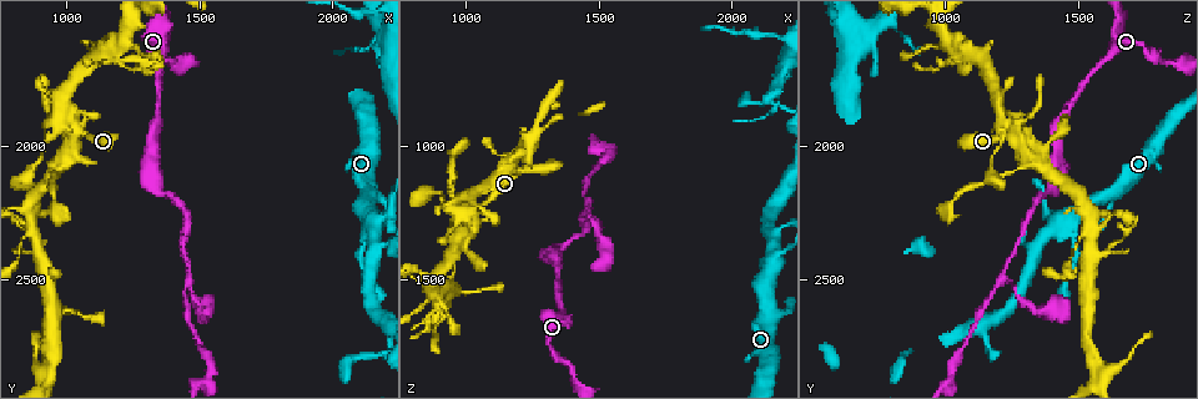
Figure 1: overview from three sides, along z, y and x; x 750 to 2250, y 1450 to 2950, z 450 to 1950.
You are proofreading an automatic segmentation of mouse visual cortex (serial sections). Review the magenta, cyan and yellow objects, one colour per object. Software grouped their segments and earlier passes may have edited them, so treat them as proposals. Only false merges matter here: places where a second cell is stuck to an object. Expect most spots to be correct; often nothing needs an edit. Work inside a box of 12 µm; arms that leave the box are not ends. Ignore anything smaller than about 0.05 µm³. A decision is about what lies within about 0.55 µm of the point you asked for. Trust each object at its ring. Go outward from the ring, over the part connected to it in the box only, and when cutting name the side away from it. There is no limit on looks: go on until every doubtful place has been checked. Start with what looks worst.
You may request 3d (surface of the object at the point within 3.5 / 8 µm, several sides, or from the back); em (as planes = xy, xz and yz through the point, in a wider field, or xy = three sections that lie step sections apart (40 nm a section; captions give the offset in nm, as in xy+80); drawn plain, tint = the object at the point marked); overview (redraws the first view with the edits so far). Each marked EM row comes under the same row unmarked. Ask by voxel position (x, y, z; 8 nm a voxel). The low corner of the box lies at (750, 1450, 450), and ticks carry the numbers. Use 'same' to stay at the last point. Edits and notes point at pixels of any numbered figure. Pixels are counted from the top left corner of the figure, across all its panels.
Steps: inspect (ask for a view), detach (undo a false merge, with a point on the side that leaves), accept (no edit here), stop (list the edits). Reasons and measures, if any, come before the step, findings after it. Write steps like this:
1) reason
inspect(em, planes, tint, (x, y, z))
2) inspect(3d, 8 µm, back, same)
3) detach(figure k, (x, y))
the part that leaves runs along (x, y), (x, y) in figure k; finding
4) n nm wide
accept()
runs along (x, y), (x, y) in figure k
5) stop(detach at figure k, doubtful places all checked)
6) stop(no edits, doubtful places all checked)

narrows sharply
inspect(3d, 3.5 µm, (1010, 1920, 1240))

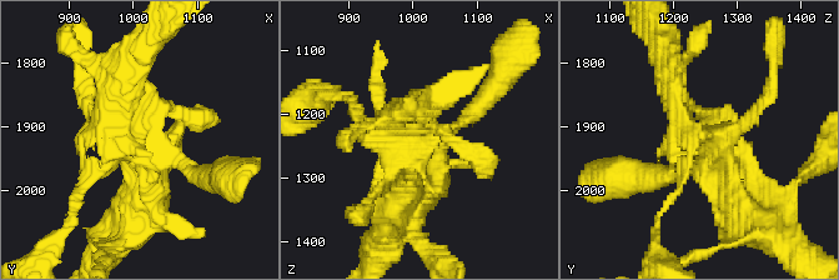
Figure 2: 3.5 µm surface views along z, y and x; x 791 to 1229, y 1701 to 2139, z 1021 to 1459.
inspect(em, xy, step 5, tint, (1010, 1925, 1235))

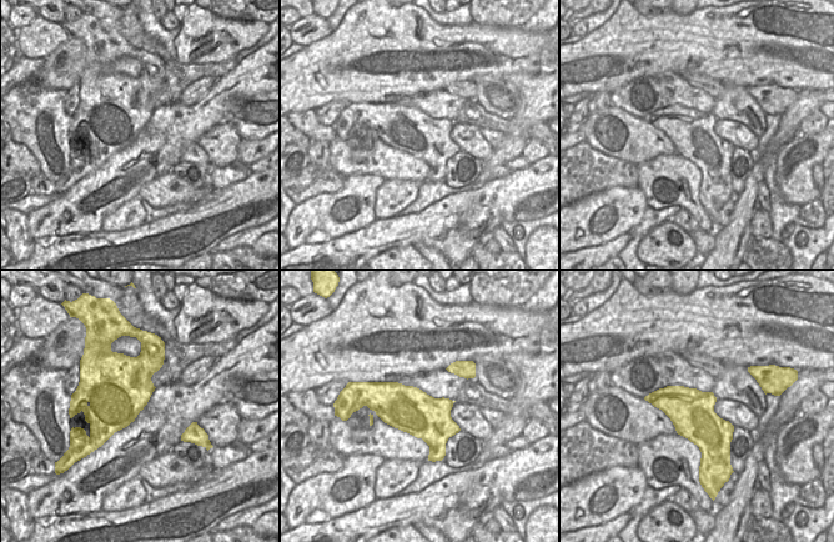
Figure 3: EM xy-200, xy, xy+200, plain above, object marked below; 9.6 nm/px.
accept()
runs along (201, 175), (125, 133), (129, 75) in figure 2; continuous, no second cell

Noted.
three arms meet
inspect(3d, 3.5 µm, (1460, 2500, 1210))

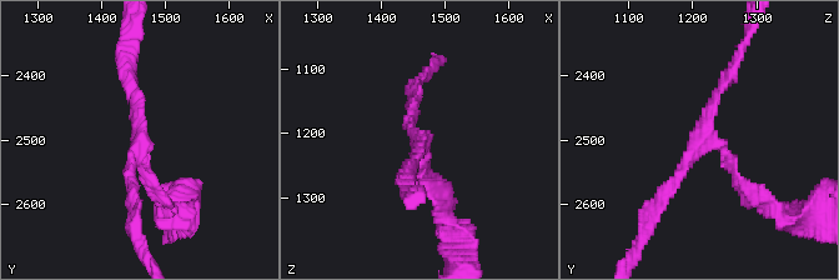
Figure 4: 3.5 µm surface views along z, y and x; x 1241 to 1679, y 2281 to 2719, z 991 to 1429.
3 arms; arms of 150, 150, 150 nm; now the EM
inspect(em, xy, step 2, tint, (1460, 2500, 1215))

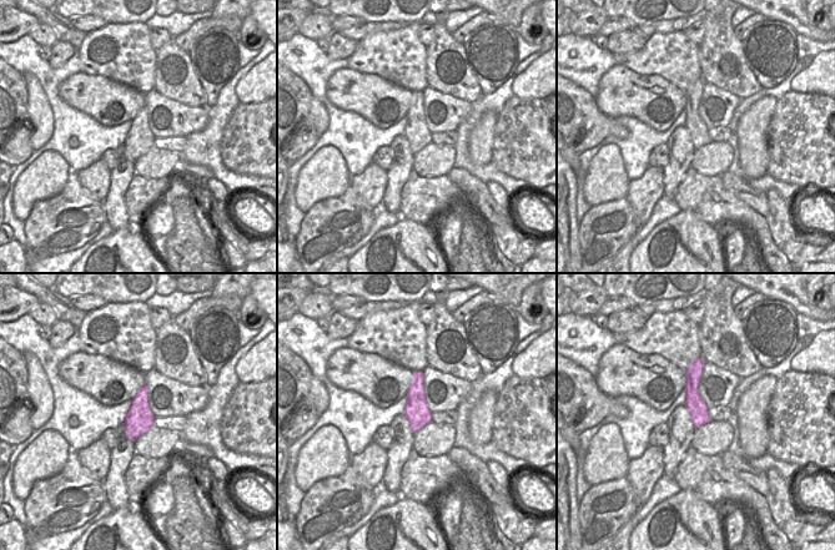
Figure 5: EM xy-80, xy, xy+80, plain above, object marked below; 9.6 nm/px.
accept()
continuous, no second cell

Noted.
sharp bend
inspect(3d, 3.5 µm, (1540, 2850, 1030))

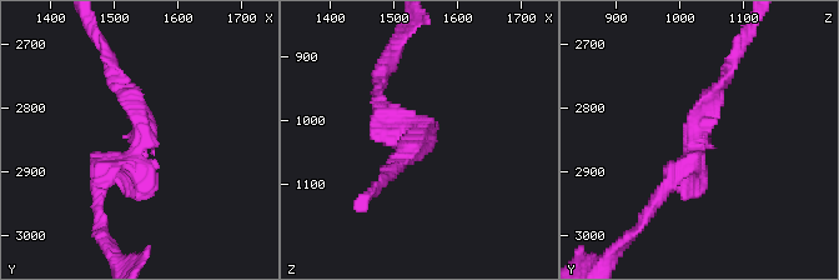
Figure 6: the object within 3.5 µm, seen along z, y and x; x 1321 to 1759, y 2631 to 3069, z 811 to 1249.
3 arms; arms of 150, 200, 200 nm
inspect(em, xy, step 5, tint, (1545, 2850, 1025))

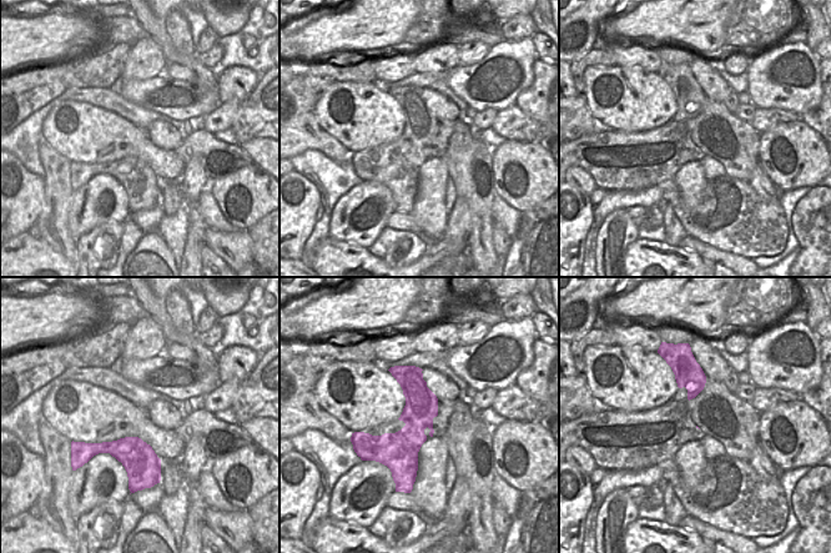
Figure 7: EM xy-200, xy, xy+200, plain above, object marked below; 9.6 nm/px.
accept()
runs along (729, 71), (666, 186) in figure 6; all the same cell

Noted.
stop(no edits, doubtful places all checked)

